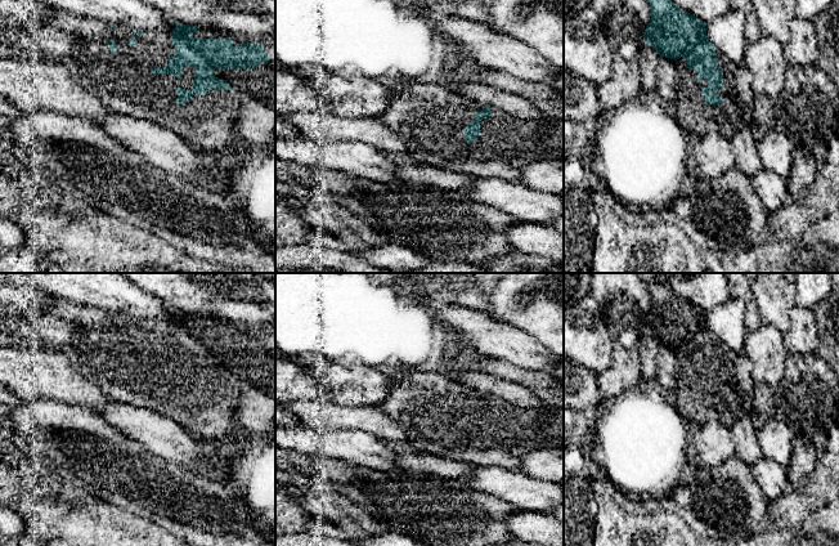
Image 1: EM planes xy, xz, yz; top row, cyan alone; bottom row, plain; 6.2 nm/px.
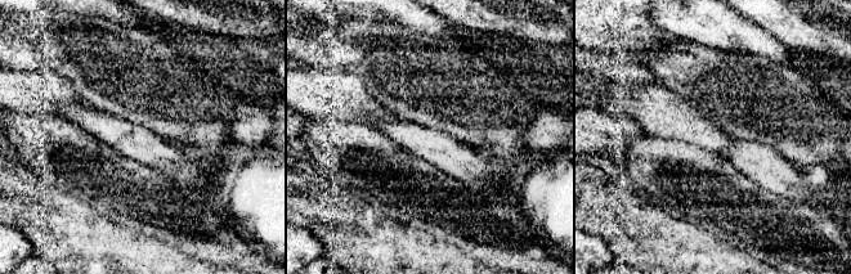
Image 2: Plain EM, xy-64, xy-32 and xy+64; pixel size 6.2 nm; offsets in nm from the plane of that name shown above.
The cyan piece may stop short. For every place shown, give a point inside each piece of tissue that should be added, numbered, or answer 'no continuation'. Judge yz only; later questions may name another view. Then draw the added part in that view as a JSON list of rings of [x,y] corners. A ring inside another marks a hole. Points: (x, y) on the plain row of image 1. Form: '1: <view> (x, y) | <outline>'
1: yz (683, 366) | [[[677,358],[676,359],[676,376],[677,389],[683,389],[687,385],[687,375],[697,367],[695,358]]]

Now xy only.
1: xy (259, 372) | [[[198,315],[193,327],[232,327],[233,335],[239,332],[263,332],[269,344],[268,353],[256,358],[214,358],[219,368],[225,368],[246,390],[259,389],[275,395],[275,326],[237,323],[226,319]]]

